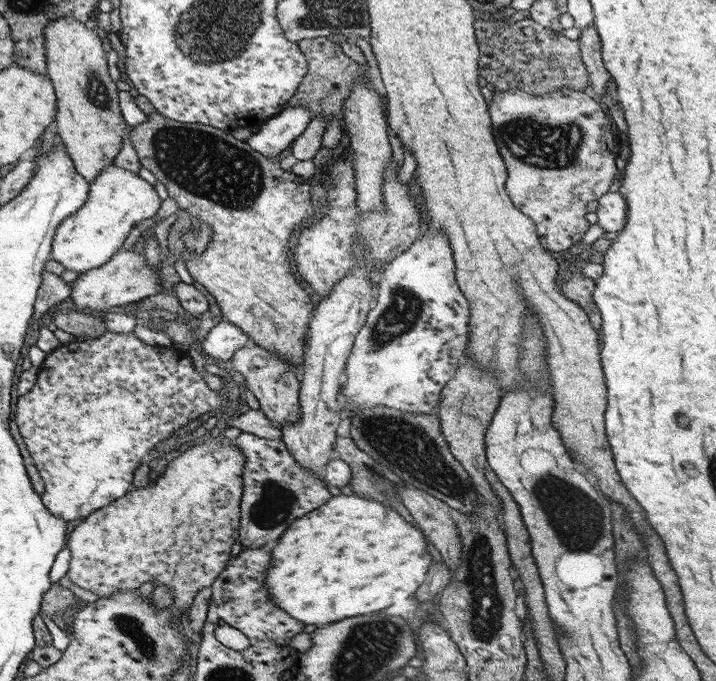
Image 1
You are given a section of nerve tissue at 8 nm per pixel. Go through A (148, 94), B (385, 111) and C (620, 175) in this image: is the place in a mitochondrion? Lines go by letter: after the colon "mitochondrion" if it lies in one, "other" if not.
A: other
B: other
C: other

